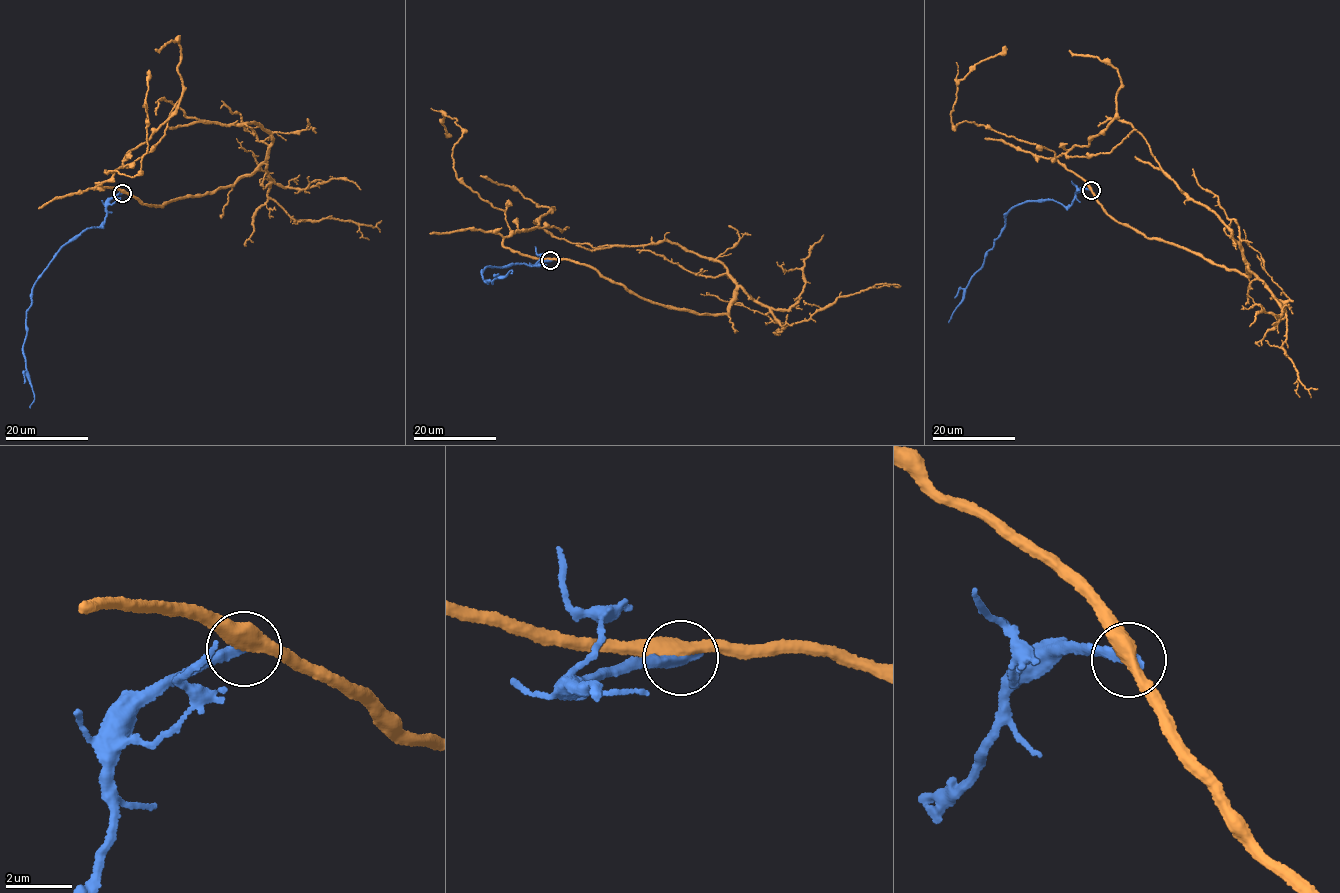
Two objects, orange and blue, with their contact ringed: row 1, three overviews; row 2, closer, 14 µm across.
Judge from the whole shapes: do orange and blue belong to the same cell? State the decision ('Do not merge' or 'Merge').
Do not merge

